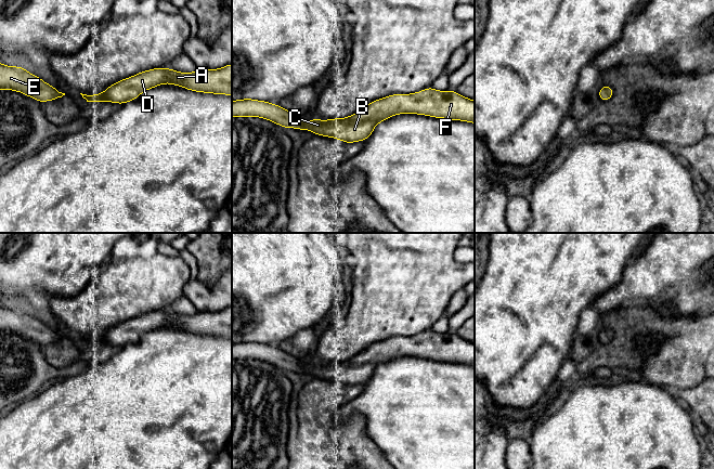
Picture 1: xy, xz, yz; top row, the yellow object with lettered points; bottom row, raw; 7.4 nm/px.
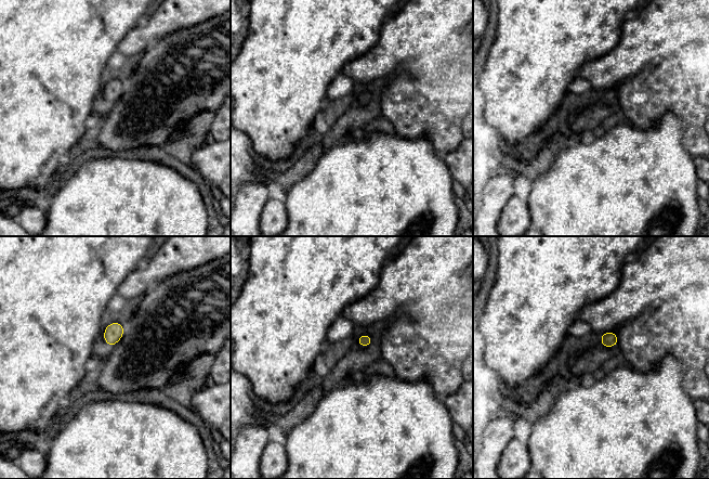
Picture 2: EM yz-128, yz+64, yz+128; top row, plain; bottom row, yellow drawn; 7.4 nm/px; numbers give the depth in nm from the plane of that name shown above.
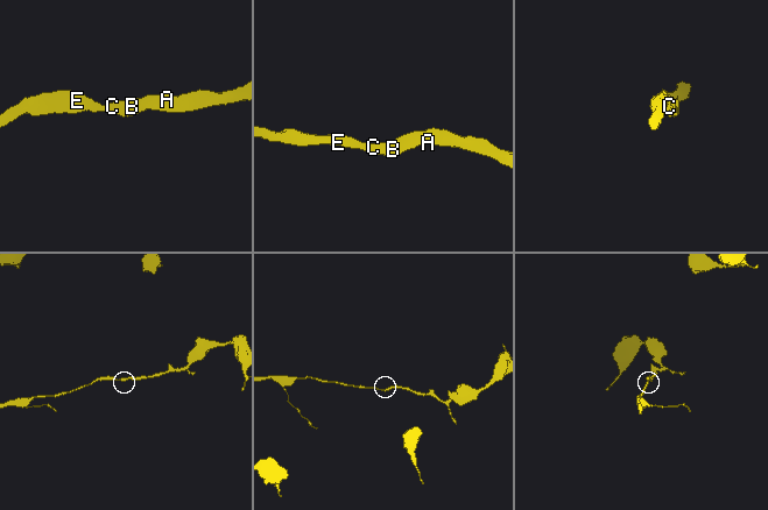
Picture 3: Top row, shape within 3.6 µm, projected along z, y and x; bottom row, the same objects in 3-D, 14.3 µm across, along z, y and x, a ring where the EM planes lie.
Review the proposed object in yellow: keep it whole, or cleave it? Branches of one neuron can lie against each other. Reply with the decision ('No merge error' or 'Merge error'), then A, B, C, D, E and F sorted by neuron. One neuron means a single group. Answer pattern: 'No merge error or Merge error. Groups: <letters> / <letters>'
No merge error. Groups: A B C D E F

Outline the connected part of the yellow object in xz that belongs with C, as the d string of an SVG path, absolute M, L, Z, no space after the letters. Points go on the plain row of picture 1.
M429 329L416 336L395 336L372 343L346 361L313 361L309 364L303 364L300 359L270 344L254 341L232 343L232 360L259 360L285 372L306 372L314 378L334 380L347 387L366 383L377 366L399 356L425 357L475 366L475 343L456 334L438 334Z

